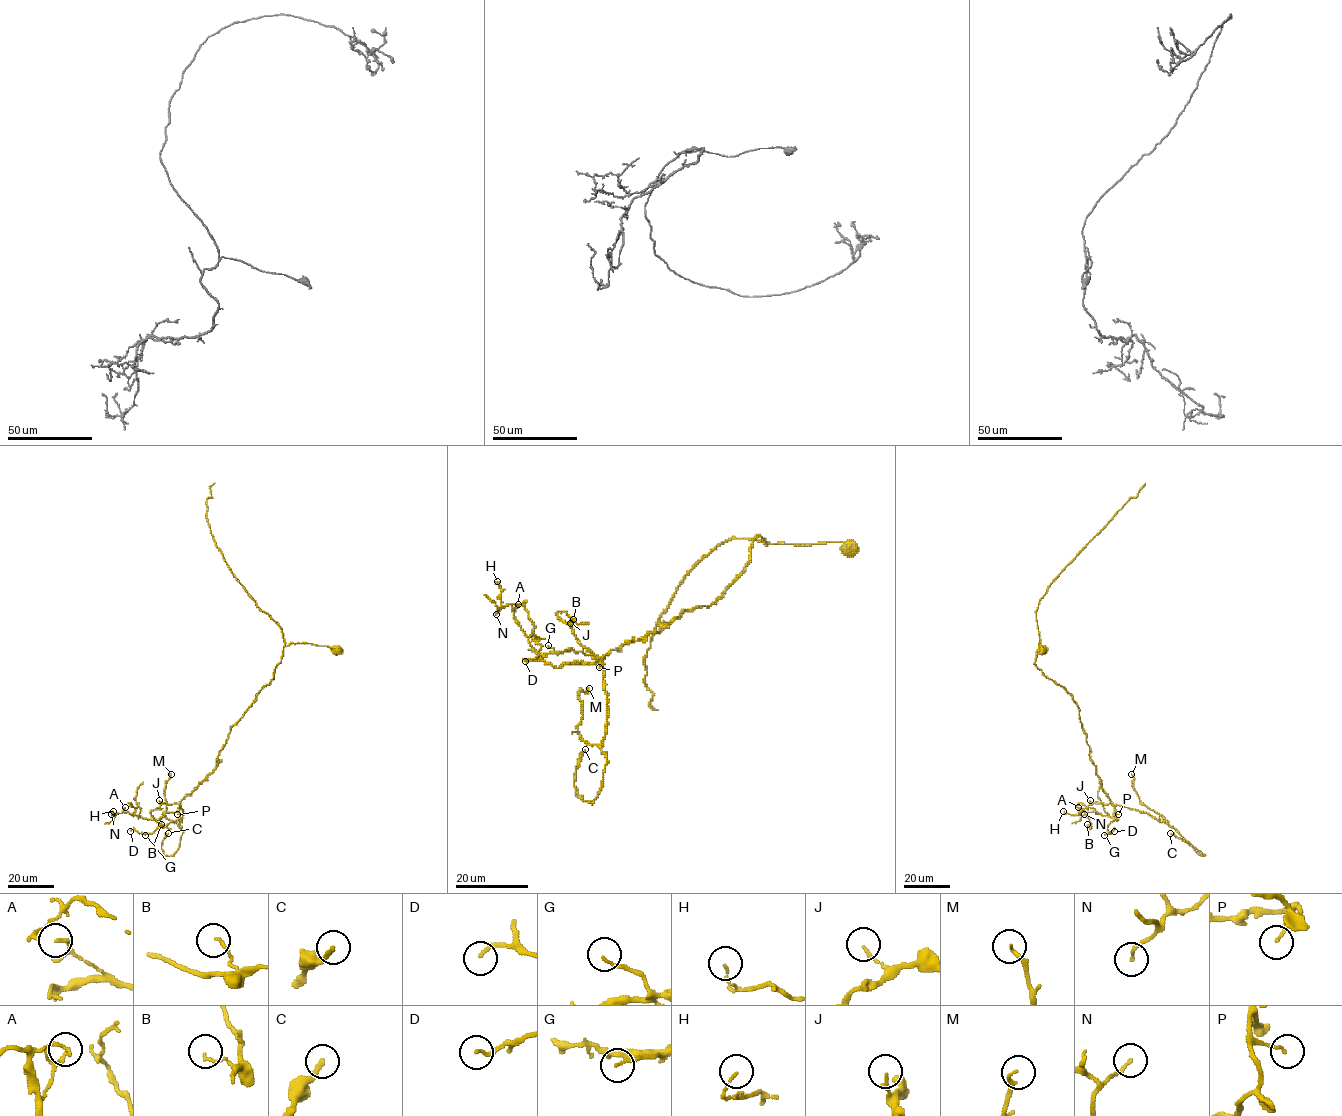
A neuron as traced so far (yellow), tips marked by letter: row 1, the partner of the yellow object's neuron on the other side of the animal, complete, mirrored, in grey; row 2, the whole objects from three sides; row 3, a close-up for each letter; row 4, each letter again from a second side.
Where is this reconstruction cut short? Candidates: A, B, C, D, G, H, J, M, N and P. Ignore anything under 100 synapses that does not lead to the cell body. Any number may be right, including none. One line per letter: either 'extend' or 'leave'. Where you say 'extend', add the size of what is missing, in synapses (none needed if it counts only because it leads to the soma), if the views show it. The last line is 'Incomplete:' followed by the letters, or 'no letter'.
A: leave
B: leave
C: leave
D: leave
G: leave
H: leave
J: leave
M: leave
N: leave
P: leave
Incomplete: no letter

